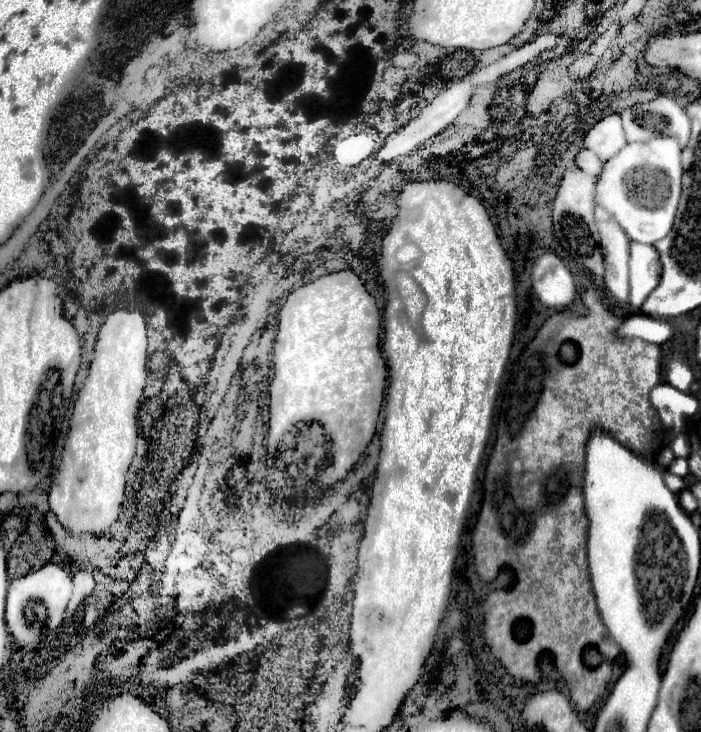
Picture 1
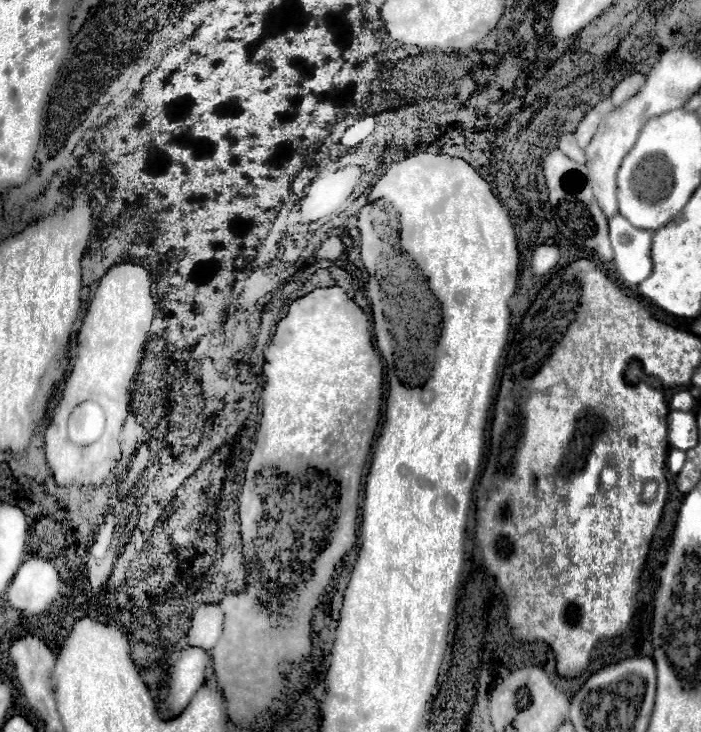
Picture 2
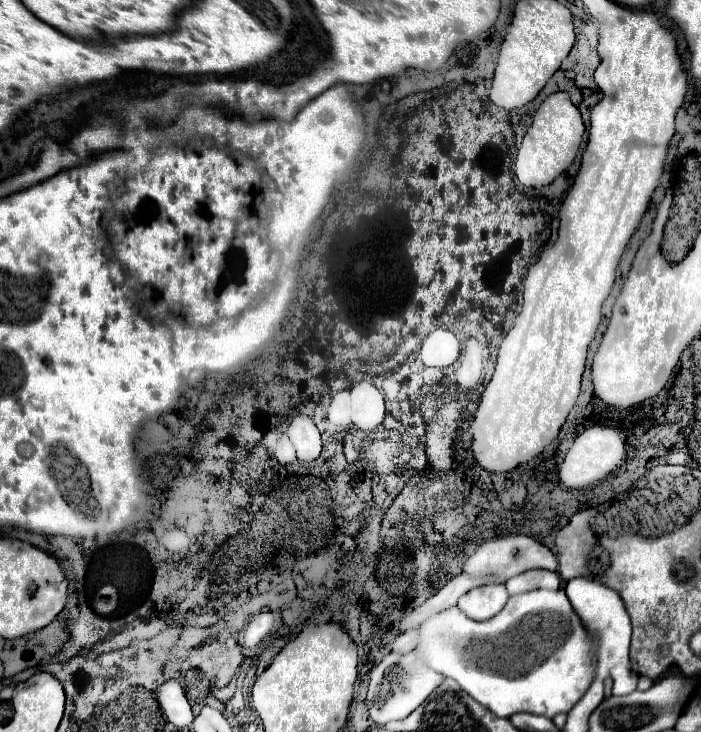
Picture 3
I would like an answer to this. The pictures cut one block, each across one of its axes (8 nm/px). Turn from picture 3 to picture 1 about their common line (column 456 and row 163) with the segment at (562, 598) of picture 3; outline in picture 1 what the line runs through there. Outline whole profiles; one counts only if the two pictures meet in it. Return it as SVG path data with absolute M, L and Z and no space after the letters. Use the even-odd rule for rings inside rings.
M656 136L646 142L628 144L614 156L606 168L602 182L596 186L594 200L602 204L624 228L630 240L654 244L666 236L674 224L678 202L682 196L682 148L676 136Z

